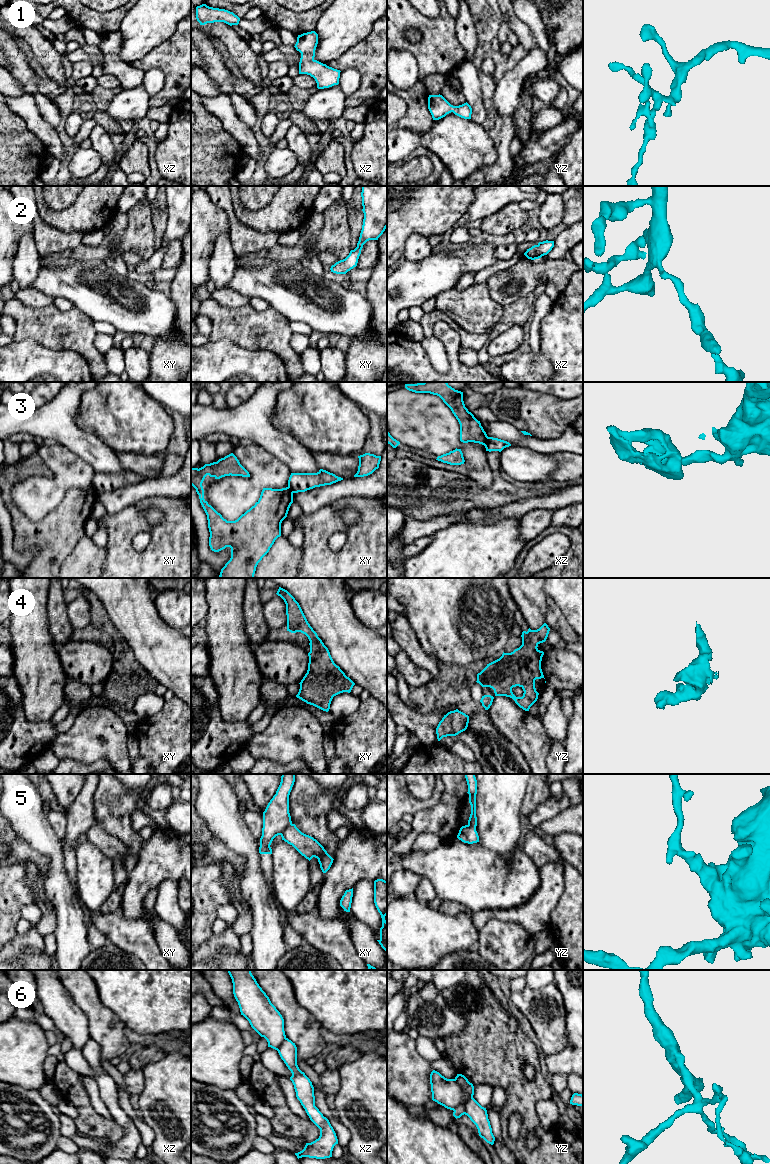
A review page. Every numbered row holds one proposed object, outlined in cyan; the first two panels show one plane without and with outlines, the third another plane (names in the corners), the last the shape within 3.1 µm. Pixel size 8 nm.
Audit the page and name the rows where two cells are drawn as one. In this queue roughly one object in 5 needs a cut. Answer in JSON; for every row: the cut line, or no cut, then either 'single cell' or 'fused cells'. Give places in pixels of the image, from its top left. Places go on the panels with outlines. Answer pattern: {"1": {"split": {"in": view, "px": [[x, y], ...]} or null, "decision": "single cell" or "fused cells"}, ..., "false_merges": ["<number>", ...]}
{"1": {"split": null, "decision": "single cell"}, "2": {"split": null, "decision": "single cell"}, "3": {"split": {"in": "xz", "px": [[488, 437], [484, 445]]}, "decision": "fused cells"}, "4": {"split": null, "decision": "single cell"}, "5": {"split": {"in": "xy", "px": [[291, 822], [280, 834]]}, "decision": "fused cells"}, "6": {"split": {"in": "yz", "px": [[454, 1079], [472, 1097]]}, "decision": "fused cells"}, "false_merges": ["3", "5", "6"]}

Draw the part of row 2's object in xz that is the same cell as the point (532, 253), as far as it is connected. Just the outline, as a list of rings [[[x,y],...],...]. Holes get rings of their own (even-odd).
[[[543,241],[539,242],[537,245],[532,246],[527,249],[524,255],[531,260],[539,259],[544,255],[547,255],[554,247],[554,241]]]

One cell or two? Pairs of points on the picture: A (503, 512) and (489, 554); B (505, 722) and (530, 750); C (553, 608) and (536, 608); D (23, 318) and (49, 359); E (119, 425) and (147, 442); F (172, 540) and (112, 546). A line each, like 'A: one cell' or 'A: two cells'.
A: two cells
B: one cell
C: two cells
D: two cells
E: one cell
F: one cell

